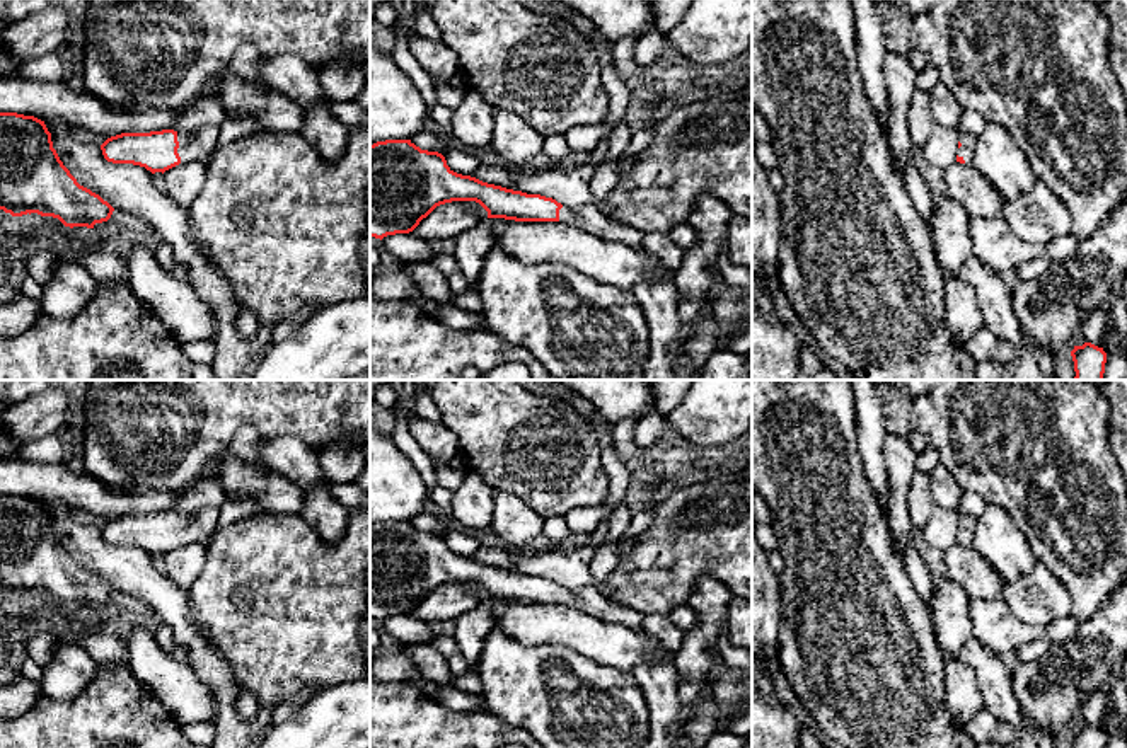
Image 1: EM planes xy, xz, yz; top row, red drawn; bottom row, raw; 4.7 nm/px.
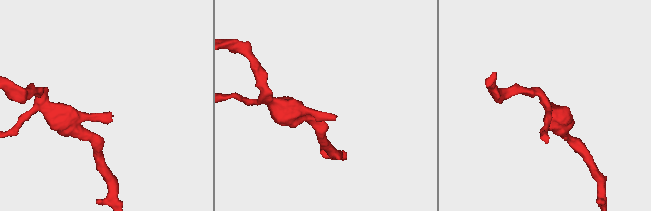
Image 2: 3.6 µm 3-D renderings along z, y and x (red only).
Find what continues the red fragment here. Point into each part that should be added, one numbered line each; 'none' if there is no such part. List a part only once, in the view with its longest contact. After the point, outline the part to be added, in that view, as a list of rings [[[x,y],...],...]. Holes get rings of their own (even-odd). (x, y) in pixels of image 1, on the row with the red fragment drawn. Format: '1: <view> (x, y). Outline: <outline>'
1: xy (198, 145). Outline: [[[213,124],[193,126],[191,131],[177,131],[181,162],[199,162],[208,165],[218,148],[220,128]]]

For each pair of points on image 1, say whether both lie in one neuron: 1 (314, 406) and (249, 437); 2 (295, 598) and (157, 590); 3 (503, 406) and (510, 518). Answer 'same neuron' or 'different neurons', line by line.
1: different neurons
2: different neurons
3: different neurons

